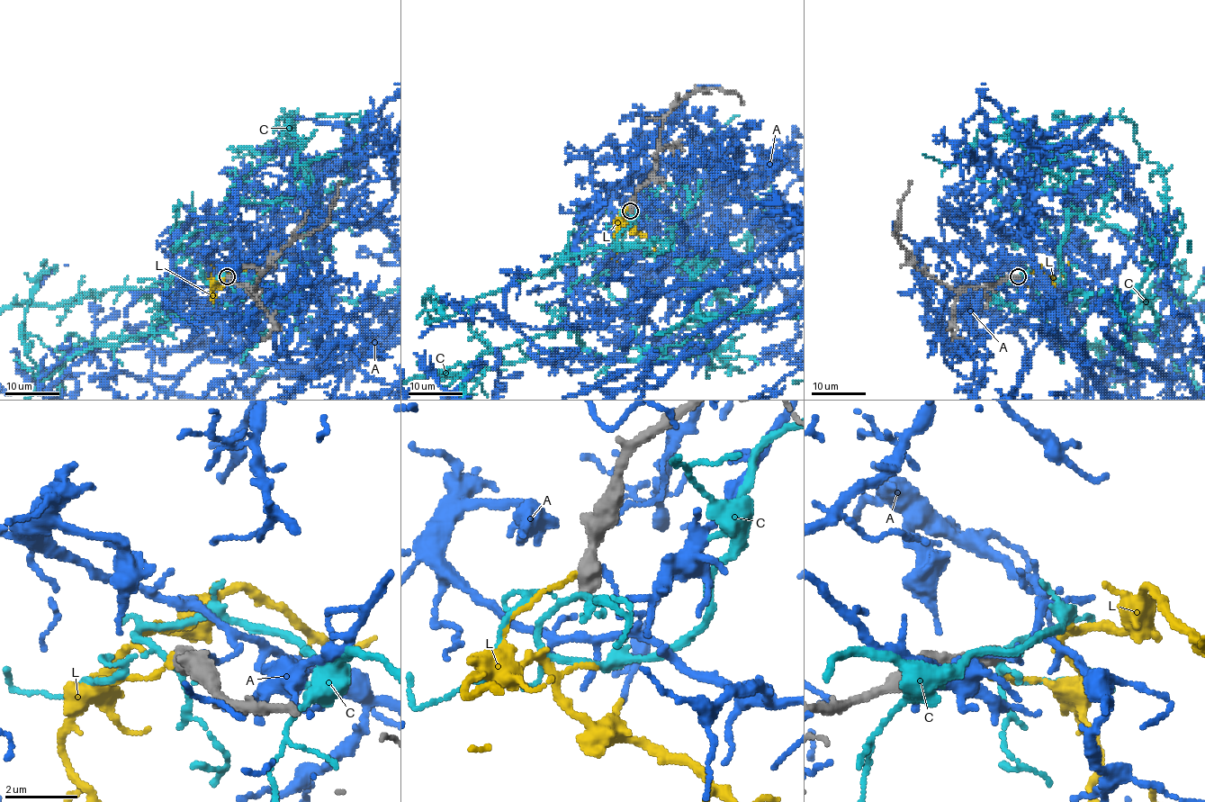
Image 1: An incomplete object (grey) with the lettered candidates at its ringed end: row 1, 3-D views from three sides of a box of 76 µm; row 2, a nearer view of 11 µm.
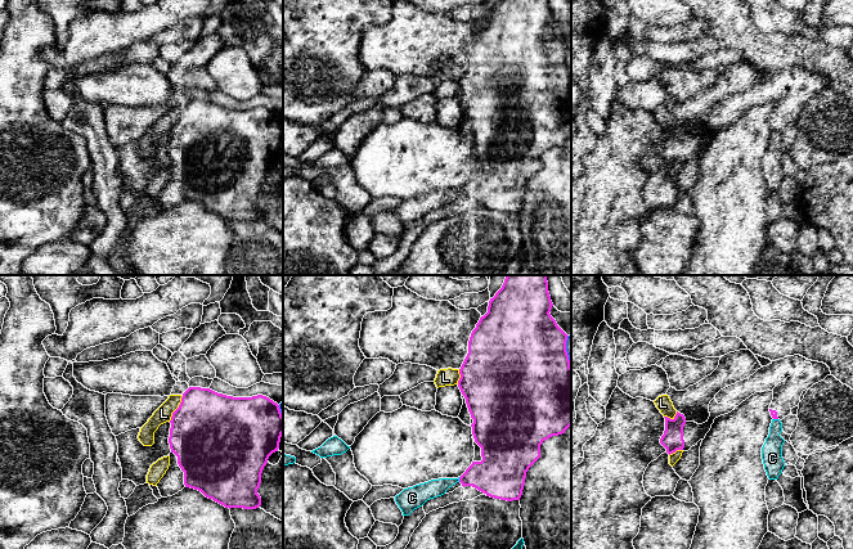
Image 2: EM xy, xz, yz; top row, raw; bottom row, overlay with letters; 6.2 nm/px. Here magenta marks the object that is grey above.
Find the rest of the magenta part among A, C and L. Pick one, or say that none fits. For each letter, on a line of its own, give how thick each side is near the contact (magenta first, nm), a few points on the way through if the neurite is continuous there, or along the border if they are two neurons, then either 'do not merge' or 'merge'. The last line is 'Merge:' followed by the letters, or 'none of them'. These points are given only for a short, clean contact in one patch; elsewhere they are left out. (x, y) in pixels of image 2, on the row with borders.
A: 500 nm thick on the magenta side, 60 nm on the other; border along xz (566, 336), (566, 354), (570, 368); do not merge
C: 280 nm thick on the magenta side, 120 nm on the other; do not merge
L: 480 nm thick on the magenta side, 100 nm on the other; do not merge
Merge: none of them

